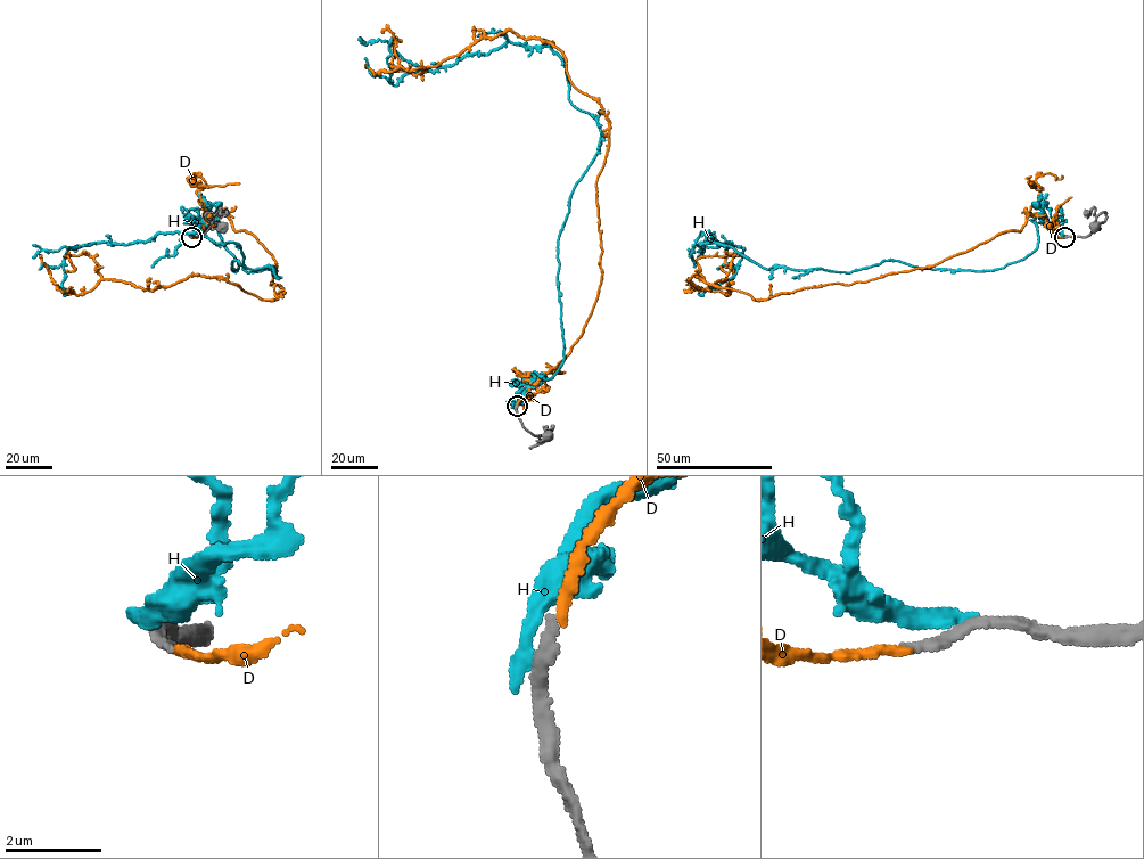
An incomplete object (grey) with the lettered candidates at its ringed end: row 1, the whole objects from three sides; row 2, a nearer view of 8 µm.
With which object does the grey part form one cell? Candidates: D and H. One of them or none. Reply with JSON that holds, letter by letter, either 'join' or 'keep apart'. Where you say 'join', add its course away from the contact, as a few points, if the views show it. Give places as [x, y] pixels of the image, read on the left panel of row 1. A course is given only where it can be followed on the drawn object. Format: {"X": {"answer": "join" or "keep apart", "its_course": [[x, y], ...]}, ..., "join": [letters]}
{"D": {"answer": "join", "its_course": [[191, 237], [223, 214], [272, 256], [284, 293], [197, 275], [145, 289], [83, 254], [67, 270]]}, "H": {"answer": "keep apart"}, "join": ["D"]}

